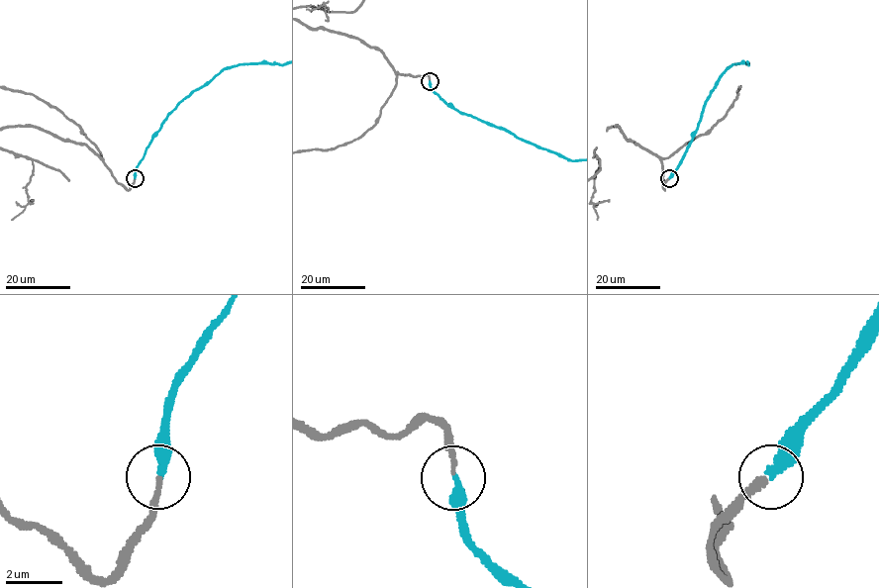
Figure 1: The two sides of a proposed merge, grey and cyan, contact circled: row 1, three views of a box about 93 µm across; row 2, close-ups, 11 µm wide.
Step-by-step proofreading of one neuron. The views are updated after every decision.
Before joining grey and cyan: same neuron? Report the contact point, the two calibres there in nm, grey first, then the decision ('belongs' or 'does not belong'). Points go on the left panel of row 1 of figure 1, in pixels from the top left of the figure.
place (135, 178); calibres 190 and 320 nm; belongs

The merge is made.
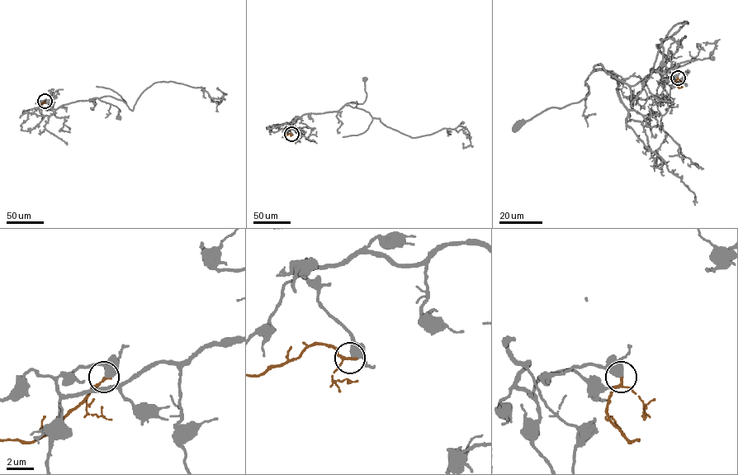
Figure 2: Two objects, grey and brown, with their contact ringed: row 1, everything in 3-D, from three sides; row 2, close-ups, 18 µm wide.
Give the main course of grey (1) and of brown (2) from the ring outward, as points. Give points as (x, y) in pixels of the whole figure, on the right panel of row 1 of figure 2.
1: (677, 78), (664, 78), (663, 115), (658, 96), (628, 109), (612, 72), (593, 70), (579, 102), (518, 127)
2: (677, 78), (675, 84), (678, 87), (682, 87)

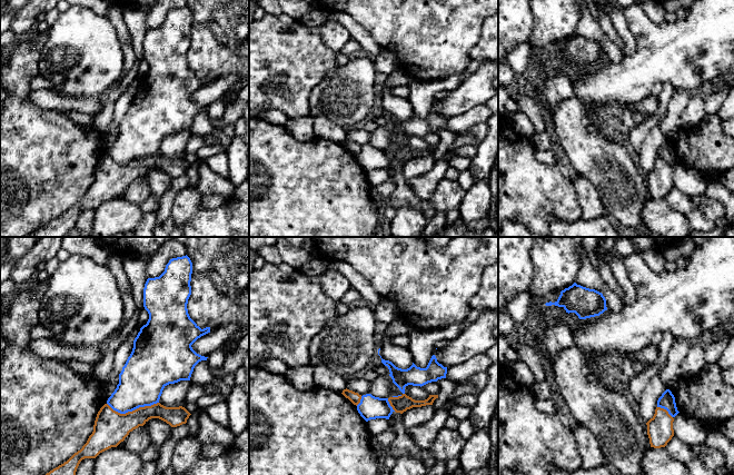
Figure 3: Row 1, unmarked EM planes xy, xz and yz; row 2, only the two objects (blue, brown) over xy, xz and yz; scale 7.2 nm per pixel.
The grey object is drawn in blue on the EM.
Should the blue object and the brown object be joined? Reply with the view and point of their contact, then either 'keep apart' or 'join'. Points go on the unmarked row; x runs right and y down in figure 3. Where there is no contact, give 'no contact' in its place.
contact xy (132, 160); keep apart

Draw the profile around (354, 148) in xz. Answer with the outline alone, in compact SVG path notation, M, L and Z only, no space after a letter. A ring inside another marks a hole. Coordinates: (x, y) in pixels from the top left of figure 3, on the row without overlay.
M344 140L341 144L346 149L348 149L354 156L358 156L360 154L361 150L361 146L359 146L358 144L355 144L353 141L349 140Z

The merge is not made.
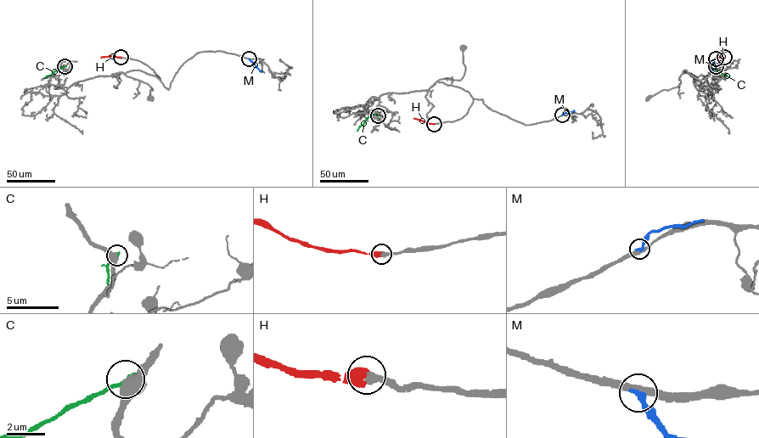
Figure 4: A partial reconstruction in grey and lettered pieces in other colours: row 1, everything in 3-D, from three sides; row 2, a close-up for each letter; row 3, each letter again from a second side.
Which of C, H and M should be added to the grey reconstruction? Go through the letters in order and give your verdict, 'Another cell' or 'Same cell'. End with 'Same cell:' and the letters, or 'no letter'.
C: Another cell
H: Same cell
M: Another cell
Same cell: H

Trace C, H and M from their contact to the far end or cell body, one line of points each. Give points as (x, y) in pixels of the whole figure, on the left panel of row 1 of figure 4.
C: (64, 66), (44, 78)
H: (121, 57), (101, 57)
M: (249, 58), (261, 72)

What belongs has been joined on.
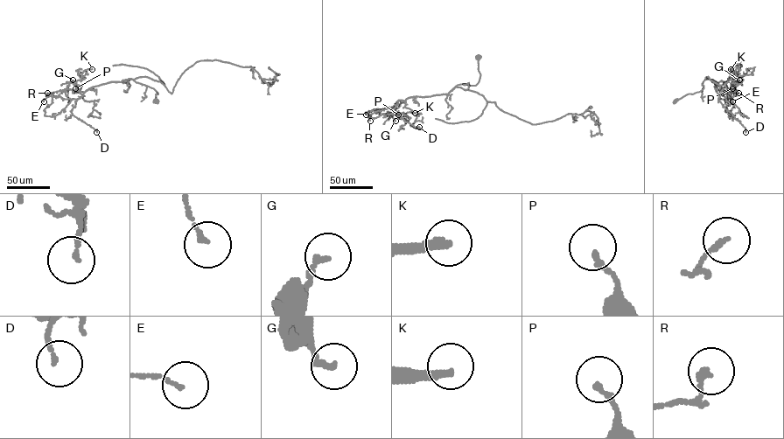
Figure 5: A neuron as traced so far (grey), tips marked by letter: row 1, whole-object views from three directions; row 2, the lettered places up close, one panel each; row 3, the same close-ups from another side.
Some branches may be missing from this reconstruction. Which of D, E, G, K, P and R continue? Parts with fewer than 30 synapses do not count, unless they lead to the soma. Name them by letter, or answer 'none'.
none

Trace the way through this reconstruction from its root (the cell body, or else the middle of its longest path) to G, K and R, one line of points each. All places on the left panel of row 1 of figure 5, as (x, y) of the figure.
G: (156, 101), (153, 88), (129, 79), (92, 87), (82, 94), (65, 89), (67, 97), (73, 80)
K: (156, 101), (153, 88), (129, 79), (92, 87), (82, 94), (65, 89), (66, 95), (68, 83), (92, 69)
R: (156, 101), (157, 93), (153, 88), (129, 79), (92, 87), (82, 94), (79, 90), (69, 89), (47, 93)

